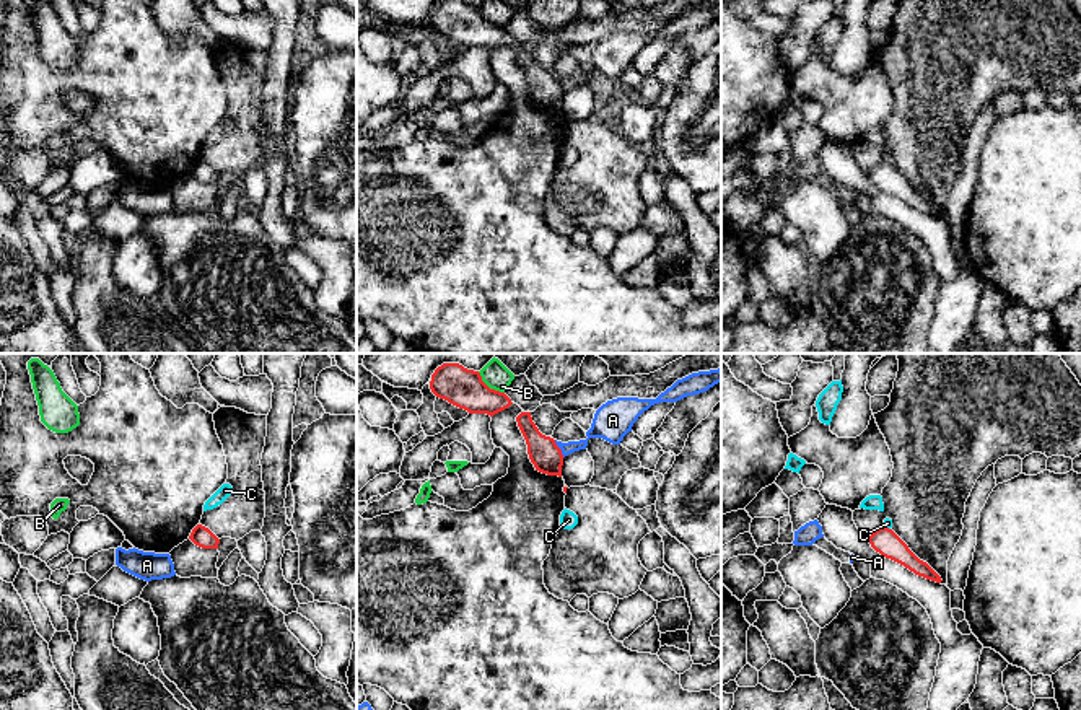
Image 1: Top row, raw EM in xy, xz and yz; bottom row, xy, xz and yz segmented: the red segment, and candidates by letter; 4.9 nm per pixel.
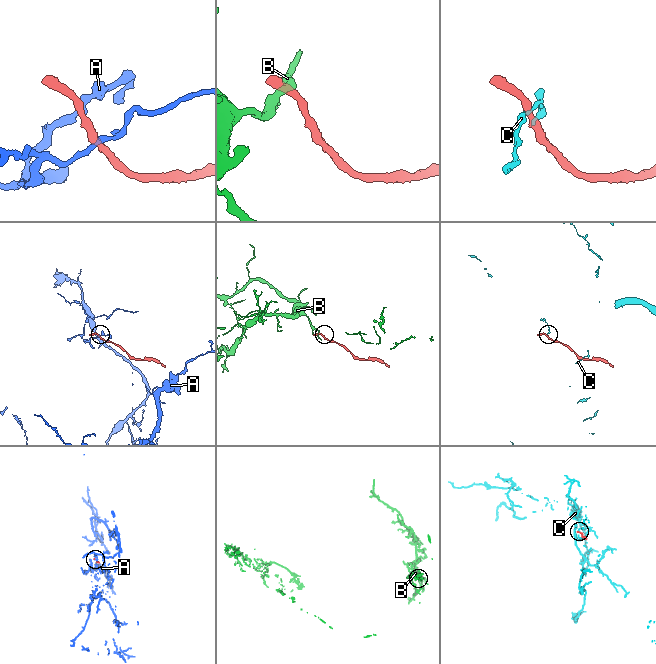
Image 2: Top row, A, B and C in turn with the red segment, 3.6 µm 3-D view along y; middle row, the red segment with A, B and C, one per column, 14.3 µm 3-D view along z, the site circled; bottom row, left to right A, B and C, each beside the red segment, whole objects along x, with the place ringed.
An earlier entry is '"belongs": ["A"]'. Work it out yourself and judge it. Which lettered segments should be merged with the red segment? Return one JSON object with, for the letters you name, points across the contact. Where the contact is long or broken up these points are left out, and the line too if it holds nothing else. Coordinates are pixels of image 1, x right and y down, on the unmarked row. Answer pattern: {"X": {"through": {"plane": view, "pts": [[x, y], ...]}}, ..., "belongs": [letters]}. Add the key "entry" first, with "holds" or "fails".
{"entry": "fails", "belongs": []}

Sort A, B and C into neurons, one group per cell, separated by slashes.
A / B / C

